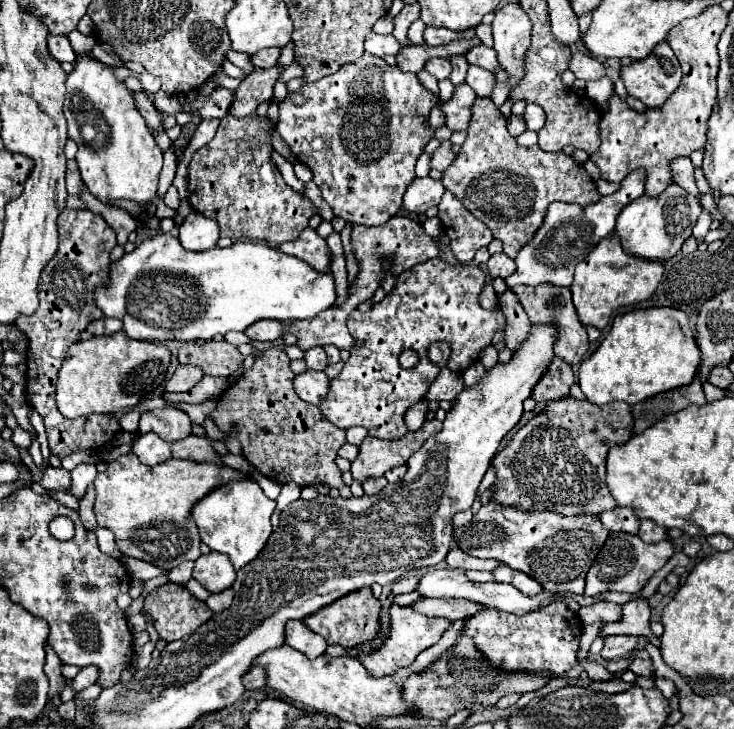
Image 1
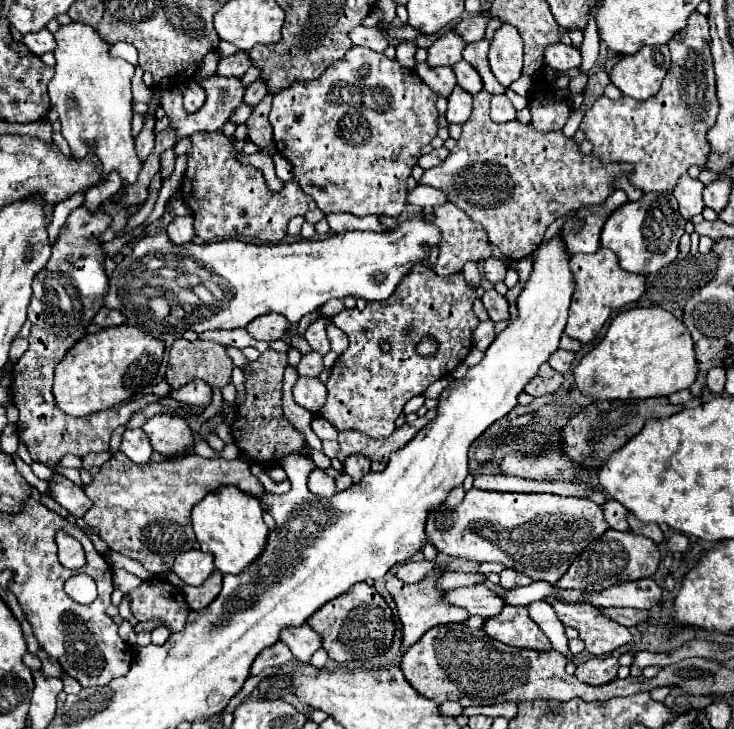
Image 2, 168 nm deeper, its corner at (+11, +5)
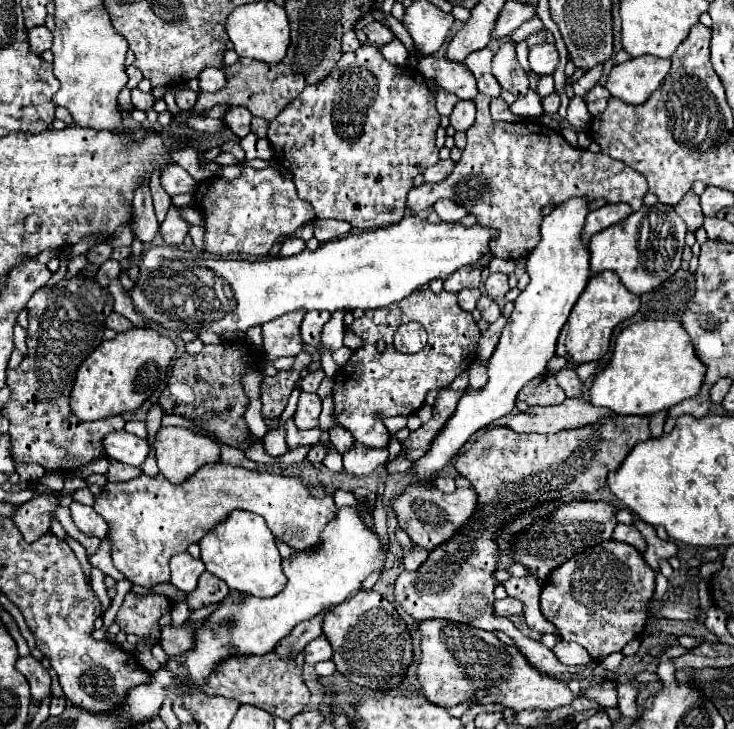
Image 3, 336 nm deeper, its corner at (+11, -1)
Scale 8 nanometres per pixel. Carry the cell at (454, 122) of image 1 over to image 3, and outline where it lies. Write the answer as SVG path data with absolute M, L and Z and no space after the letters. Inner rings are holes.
M458 101L450 115L450 125L456 131L466 131L474 123L474 115L476 115L474 101Z

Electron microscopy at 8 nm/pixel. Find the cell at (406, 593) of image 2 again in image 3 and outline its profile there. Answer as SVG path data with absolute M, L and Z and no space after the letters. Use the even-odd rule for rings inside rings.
M610 415L592 425L560 431L556 435L514 433L508 427L488 429L456 461L460 475L466 477L478 493L480 505L476 517L464 525L456 539L434 549L418 571L402 571L398 575L394 583L396 601L416 623L426 619L448 619L486 631L504 631L514 639L516 647L528 657L528 661L532 661L532 665L542 673L552 673L552 677L558 673L582 673L584 667L562 665L548 647L522 635L510 619L500 619L492 613L492 593L496 587L492 573L498 561L494 531L502 521L536 503L548 499L570 501L576 493L598 491L606 483L606 475L618 469L632 447L638 441L650 439L648 419L648 415Z

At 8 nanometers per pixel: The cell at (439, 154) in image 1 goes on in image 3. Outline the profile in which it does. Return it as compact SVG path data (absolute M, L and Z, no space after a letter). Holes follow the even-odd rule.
M452 159L438 161L436 165L432 165L432 167L428 167L428 169L424 171L424 181L426 181L426 183L438 183L438 181L446 179L446 177L452 173L452 169L454 169L454 161L452 161Z

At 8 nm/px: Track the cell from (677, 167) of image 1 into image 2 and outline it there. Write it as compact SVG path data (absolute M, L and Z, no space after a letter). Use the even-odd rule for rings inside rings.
M684 175L684 179L678 181L676 189L674 189L674 197L678 199L680 205L680 215L688 221L694 215L702 213L704 209L704 201L702 201L702 189L704 185L696 179L690 179L688 175Z

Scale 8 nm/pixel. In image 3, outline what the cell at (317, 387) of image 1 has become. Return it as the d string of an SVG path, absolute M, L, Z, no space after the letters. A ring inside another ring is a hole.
M300 393L294 423L300 429L312 429L318 425L318 415L322 411L322 399L316 393Z

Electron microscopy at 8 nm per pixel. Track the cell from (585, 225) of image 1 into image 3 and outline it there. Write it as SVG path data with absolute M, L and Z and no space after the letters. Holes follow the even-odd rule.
M610 203L610 205L604 205L596 211L590 211L588 217L586 217L586 225L584 225L584 231L582 231L582 241L584 245L590 243L592 235L604 231L606 227L614 225L614 223L620 223L622 219L626 219L628 215L632 213L630 205L624 205L624 203Z

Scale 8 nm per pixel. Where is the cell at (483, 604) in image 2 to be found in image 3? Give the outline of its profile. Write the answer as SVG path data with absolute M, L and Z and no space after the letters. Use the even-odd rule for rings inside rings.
M500 599L500 601L494 601L494 615L496 617L510 617L514 613L522 613L522 607L520 607L520 601L516 599Z

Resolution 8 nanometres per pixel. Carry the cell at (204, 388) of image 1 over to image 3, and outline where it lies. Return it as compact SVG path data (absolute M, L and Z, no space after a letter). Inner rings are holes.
M78 273L74 279L62 279L54 287L42 287L38 289L26 309L28 309L28 353L24 355L22 363L16 369L8 369L6 383L12 389L10 401L4 405L4 417L10 419L10 439L12 439L12 457L18 463L38 463L46 471L60 471L60 469L76 469L86 465L92 459L98 459L104 455L104 437L108 435L108 429L124 429L126 421L122 417L110 417L94 422L82 423L78 421L68 405L68 393L76 375L78 365L102 343L104 333L104 319L108 313L112 313L114 299L108 293L106 287L102 287L94 277L82 277Z

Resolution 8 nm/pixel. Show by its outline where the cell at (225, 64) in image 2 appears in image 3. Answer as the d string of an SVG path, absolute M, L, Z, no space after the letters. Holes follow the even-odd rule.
M204 69L204 73L200 73L200 91L204 93L216 93L220 89L224 89L224 85L228 83L224 69Z

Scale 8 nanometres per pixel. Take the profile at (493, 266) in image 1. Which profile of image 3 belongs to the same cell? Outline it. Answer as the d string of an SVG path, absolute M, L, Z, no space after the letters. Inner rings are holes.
M490 273L486 283L484 283L484 287L486 287L486 293L490 297L504 297L508 293L508 289L510 289L508 287L508 275L504 275L504 273Z

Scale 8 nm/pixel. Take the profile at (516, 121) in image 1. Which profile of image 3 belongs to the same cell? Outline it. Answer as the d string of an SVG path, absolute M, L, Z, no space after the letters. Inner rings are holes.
M500 97L490 101L490 113L492 113L494 121L516 121L518 119Z

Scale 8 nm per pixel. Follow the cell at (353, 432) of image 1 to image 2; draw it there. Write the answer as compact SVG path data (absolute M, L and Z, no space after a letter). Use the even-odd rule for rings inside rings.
M314 415L314 419L312 419L312 431L320 439L336 439L338 437L338 429L332 427L332 423L328 423L322 415Z

